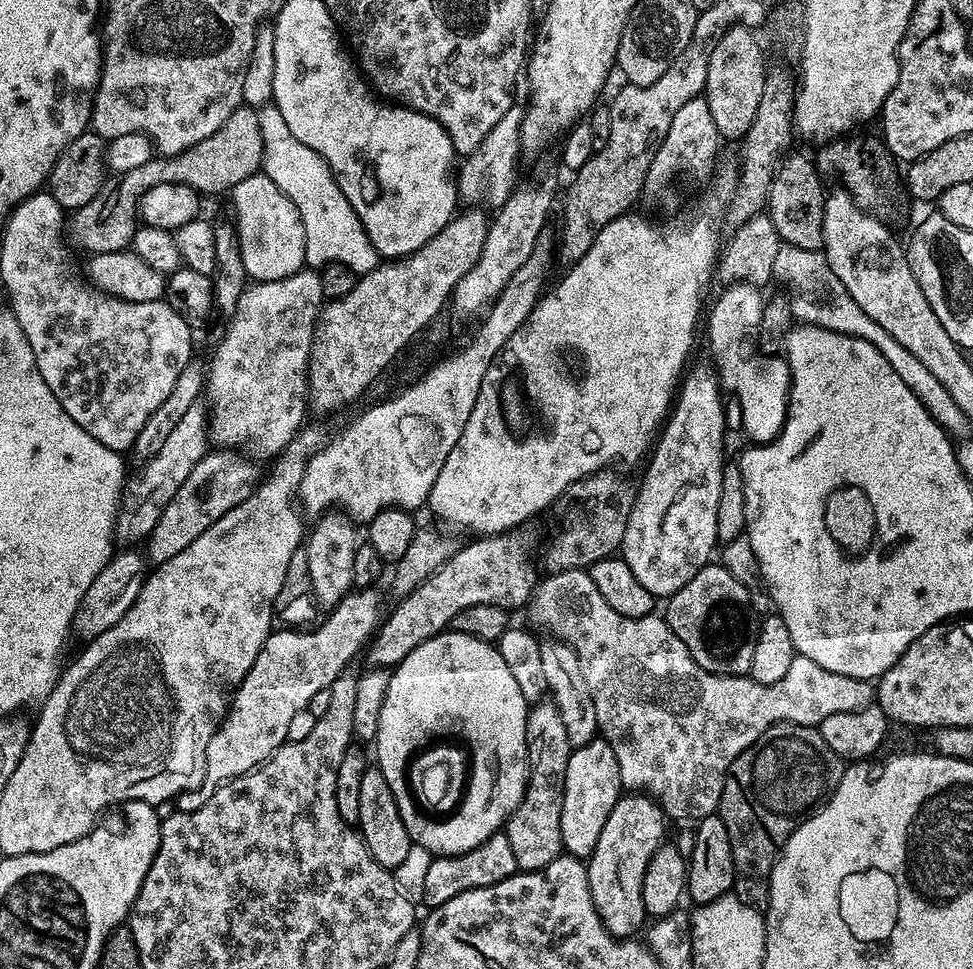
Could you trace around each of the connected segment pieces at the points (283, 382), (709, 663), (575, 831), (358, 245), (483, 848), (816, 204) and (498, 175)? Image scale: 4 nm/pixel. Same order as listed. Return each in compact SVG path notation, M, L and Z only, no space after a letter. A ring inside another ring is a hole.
M301 270L281 280L261 280L245 287L236 303L236 311L227 321L228 329L212 356L212 365L206 368L206 400L208 396L210 405L206 427L213 445L240 446L236 444L248 444L253 440L275 454L283 453L288 447L305 423L304 412L309 409L308 359L312 335L325 300L320 273L316 270Z
M719 562L705 564L698 570L698 574L694 574L694 578L690 578L690 582L686 582L686 586L667 597L666 604L668 629L682 642L682 646L686 646L686 650L690 650L690 658L694 658L694 662L698 662L702 670L715 676L748 676L750 662L754 662L757 625L754 620L752 624L754 609L749 601L748 591L742 586L742 582L738 582L738 578L734 578L734 574L730 574L728 568Z
M593 738L581 748L574 748L566 762L566 790L562 798L562 842L563 851L577 858L592 855L594 846L598 846L598 838L602 834L602 826L606 826L606 818L610 818L610 810L620 801L622 785L618 774L618 758L614 758L614 750L603 738Z
M275 103L263 105L257 111L256 118L264 147L263 175L269 176L274 186L278 186L278 190L294 202L302 218L306 238L305 261L312 266L340 263L357 274L373 272L378 267L374 246L368 241L356 211L350 206L346 194L342 194L327 162L319 152L310 150L310 146L298 142L298 138L290 134L290 126L286 126L286 118Z
M507 831L495 832L486 842L474 846L469 852L459 852L457 856L437 855L430 862L426 879L422 885L423 903L429 909L442 906L450 902L458 894L466 890L478 890L482 886L494 886L506 878L516 875L518 869L514 862L514 850L510 847Z
M788 154L781 159L768 191L766 215L772 219L784 244L792 244L807 252L819 252L824 246L824 197L822 177L815 163L804 156Z
M518 104L513 106L498 120L498 124L494 126L493 130L490 130L489 134L478 144L478 146L466 156L461 163L462 166L458 168L456 174L456 189L457 197L461 203L466 202L465 205L472 206L478 203L486 194L491 192L492 195L498 196L500 200L505 200L511 196L516 181L514 182L514 172L516 170L516 158L521 153L519 130L521 128L521 122L524 121L525 109Z

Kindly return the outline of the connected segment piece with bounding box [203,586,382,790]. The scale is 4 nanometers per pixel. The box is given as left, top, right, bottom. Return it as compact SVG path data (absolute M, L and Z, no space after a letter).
M369 586L349 592L342 598L340 604L327 613L328 620L321 619L311 630L280 630L284 632L276 630L268 635L258 658L254 658L254 666L250 666L246 678L237 686L224 721L210 738L210 746L206 746L208 763L204 774L205 789L215 790L224 781L252 771L287 741L287 730L294 714L307 708L310 698L318 694L318 690L328 688L334 683L342 671L347 669L344 667L355 658L359 650L361 653L375 633L382 616L382 612L376 609L380 604L380 596L375 592L376 590L375 587Z

